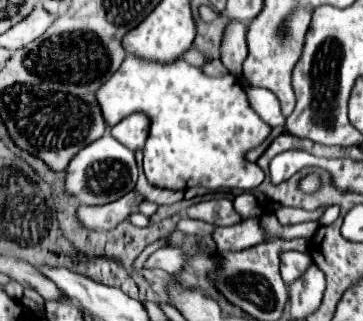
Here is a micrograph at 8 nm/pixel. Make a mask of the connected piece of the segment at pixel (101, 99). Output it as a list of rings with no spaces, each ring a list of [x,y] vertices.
[[[128,55],[120,69],[100,85],[96,101],[100,103],[108,129],[130,113],[148,115],[150,137],[143,148],[143,169],[146,179],[156,187],[188,189],[200,185],[206,189],[254,189],[264,181],[264,173],[256,167],[256,163],[248,163],[246,153],[258,147],[268,137],[272,127],[252,111],[246,93],[234,75],[206,77],[198,67],[192,67],[184,59],[162,65]]]

